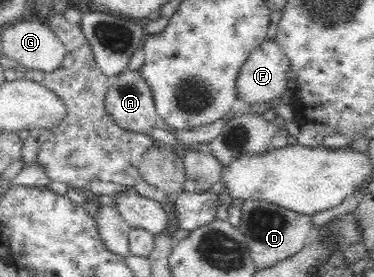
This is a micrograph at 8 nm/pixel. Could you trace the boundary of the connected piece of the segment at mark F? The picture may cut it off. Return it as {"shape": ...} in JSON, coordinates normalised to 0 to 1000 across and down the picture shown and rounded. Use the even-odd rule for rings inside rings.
{"shape":[[[706,144],[684,170],[644,242],[634,278],[634,354],[663,379],[717,372],[781,314],[765,264],[775,253],[770,209],[746,144]]]}

